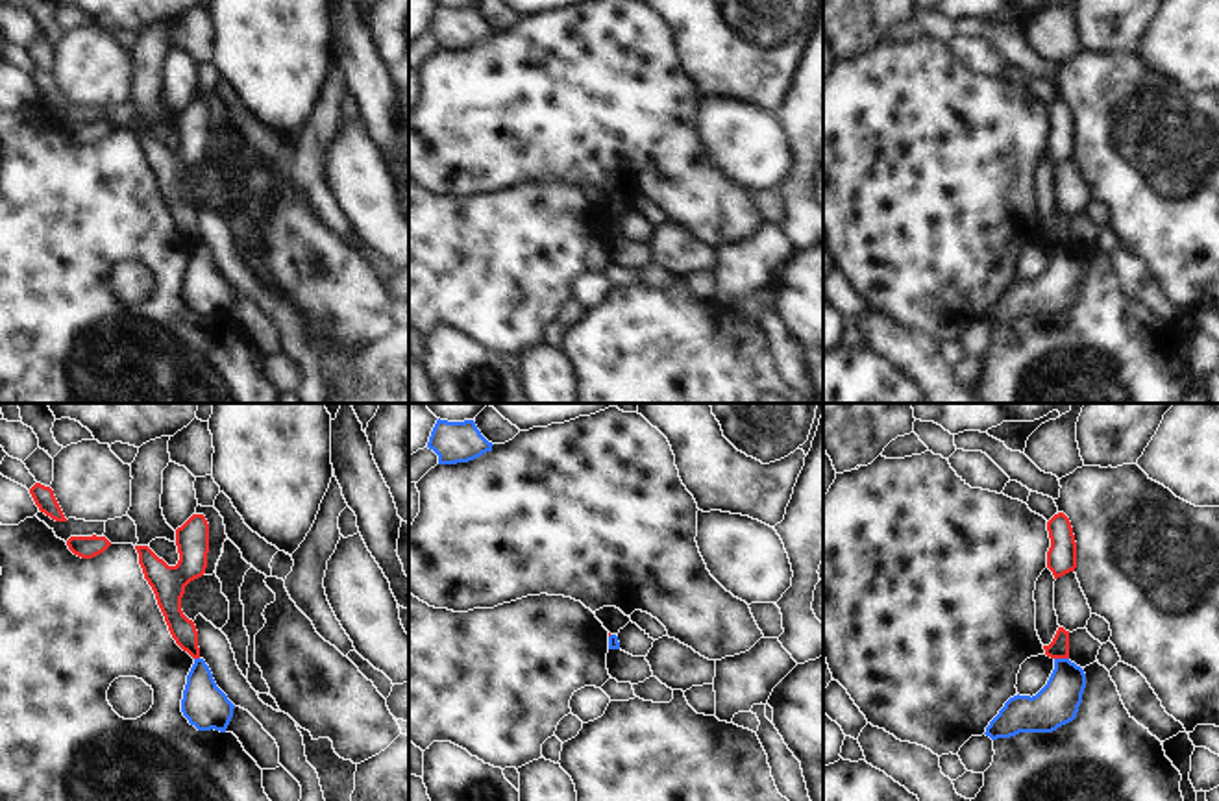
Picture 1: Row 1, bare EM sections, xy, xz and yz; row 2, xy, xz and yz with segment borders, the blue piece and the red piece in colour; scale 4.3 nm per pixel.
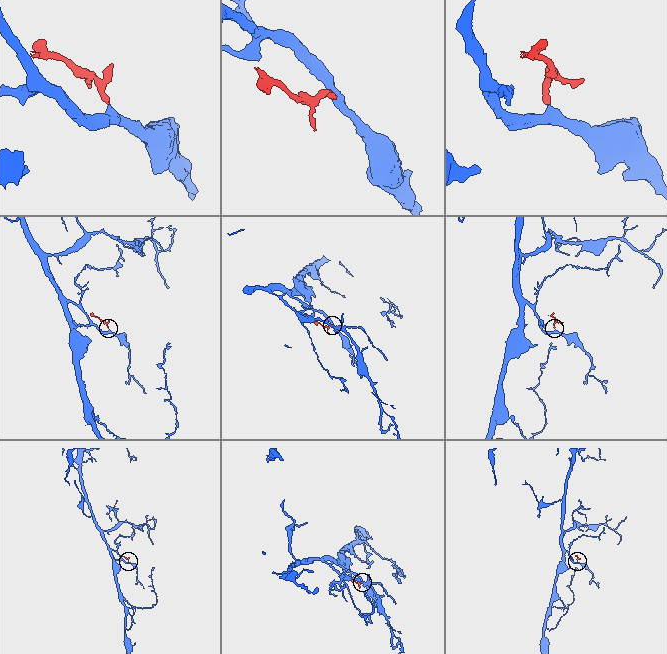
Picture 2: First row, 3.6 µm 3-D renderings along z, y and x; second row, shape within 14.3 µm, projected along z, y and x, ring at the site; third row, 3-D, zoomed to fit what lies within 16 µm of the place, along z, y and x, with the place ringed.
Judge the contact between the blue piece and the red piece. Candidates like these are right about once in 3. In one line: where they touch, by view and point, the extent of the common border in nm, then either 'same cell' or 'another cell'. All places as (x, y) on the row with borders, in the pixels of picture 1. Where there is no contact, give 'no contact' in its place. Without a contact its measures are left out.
meets blue in yz at (1062, 659); contact 60 nm long; another cell

